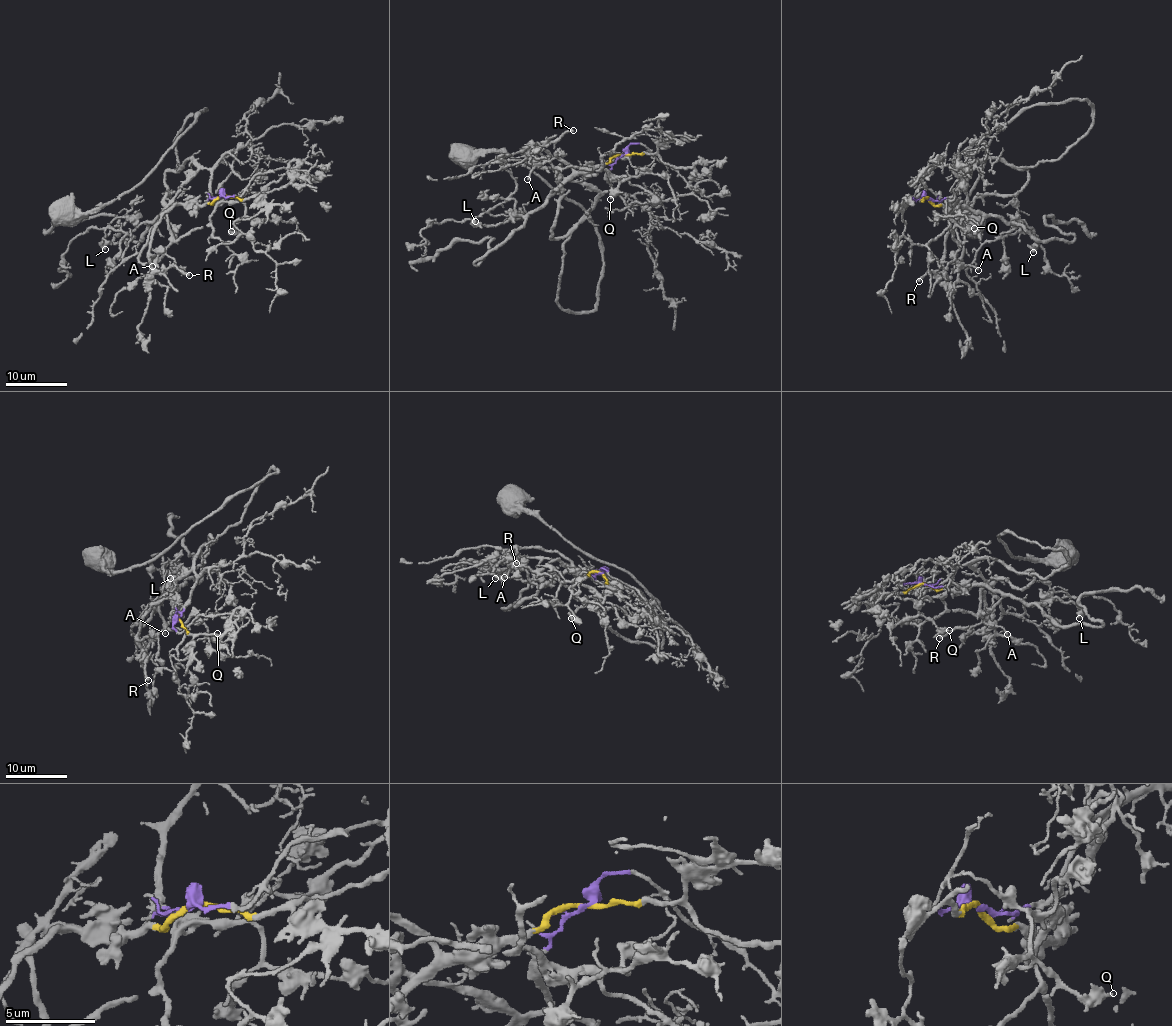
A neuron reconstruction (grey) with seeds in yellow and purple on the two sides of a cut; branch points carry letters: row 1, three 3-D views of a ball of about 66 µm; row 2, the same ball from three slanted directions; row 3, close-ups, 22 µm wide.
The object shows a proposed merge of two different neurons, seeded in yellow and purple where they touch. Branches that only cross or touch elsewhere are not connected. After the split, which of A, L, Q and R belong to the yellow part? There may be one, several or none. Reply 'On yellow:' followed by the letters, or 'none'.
On yellow: A, L, R

